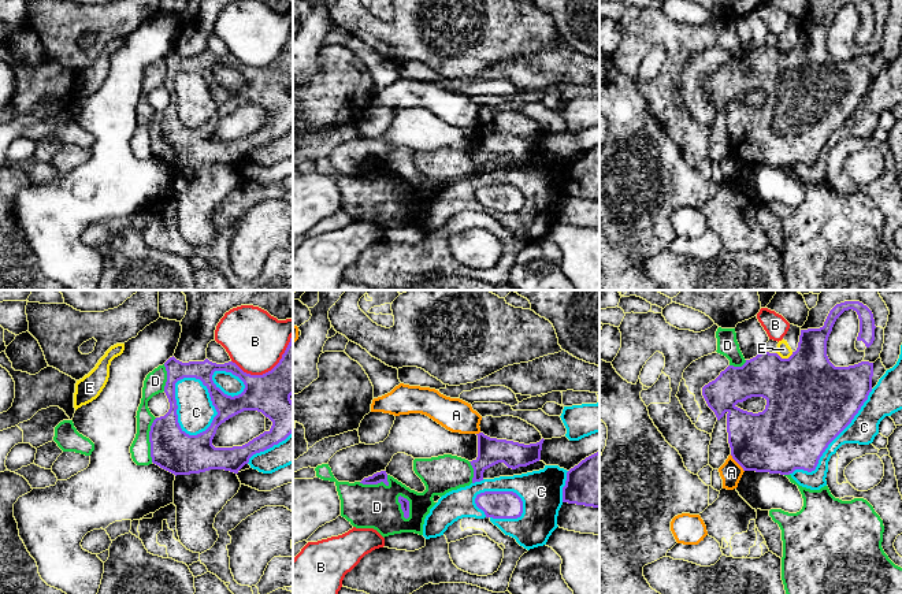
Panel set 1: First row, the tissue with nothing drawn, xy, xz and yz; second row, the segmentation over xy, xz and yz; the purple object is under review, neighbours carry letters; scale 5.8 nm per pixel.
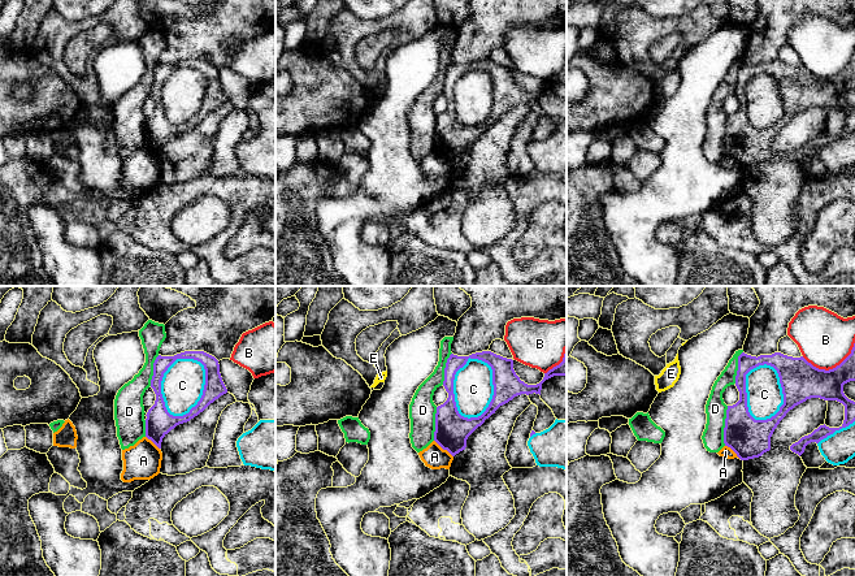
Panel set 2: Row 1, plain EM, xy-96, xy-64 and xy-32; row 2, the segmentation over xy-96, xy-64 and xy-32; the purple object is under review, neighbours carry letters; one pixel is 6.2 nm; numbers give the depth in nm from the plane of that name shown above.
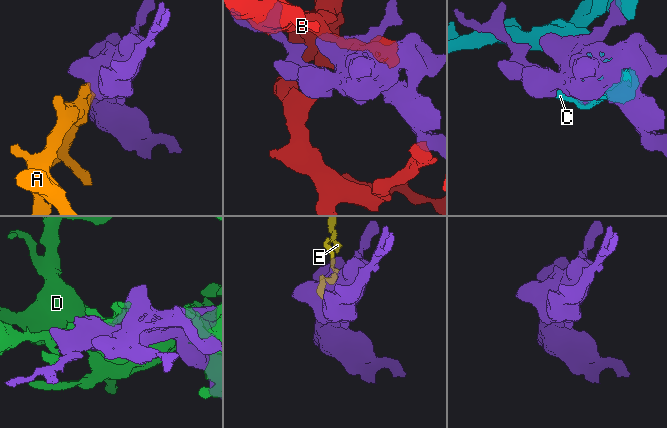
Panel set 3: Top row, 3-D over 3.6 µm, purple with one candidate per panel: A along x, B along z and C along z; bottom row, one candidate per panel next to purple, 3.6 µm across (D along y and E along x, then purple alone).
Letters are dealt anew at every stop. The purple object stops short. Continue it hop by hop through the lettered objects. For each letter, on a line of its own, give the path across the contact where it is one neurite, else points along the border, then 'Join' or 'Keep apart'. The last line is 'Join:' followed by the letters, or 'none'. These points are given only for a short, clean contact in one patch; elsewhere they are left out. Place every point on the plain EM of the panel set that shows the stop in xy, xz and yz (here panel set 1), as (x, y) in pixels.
A: Boundary: yz (730, 148), (743, 164). Keep apart
B: Keep apart
C: Keep apart
D: Keep apart
E: Keep apart
Join: none

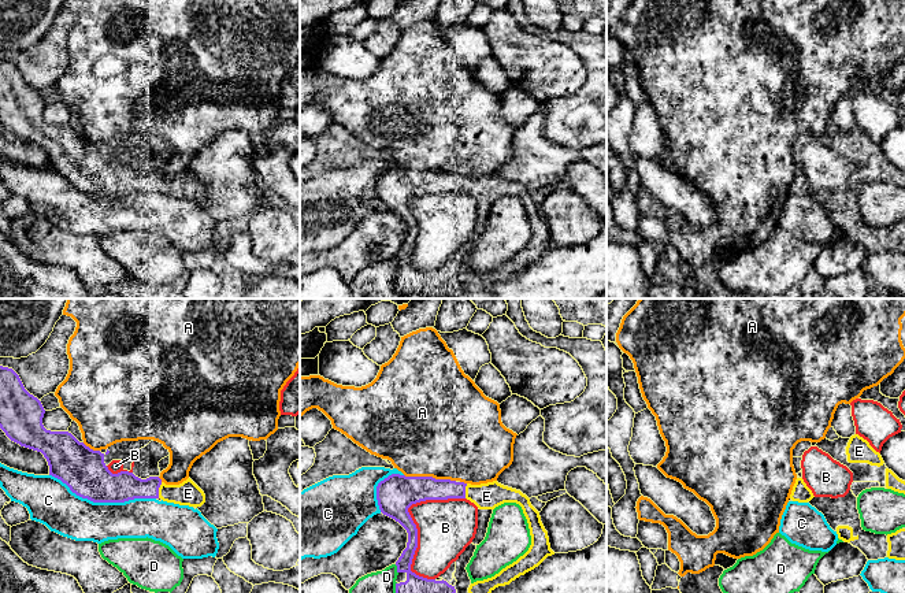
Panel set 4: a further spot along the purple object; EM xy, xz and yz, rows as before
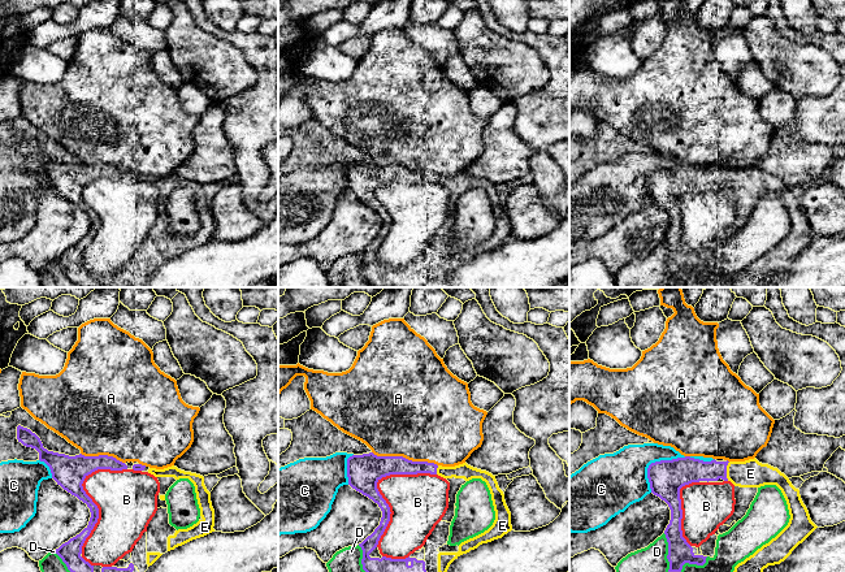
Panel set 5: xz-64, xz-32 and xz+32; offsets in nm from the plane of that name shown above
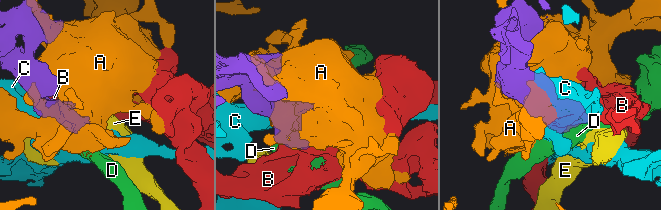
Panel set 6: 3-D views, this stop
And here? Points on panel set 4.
A: Keep apart
B: Keep apart
C: Keep apart
D: Keep apart
E: Join
Join: E

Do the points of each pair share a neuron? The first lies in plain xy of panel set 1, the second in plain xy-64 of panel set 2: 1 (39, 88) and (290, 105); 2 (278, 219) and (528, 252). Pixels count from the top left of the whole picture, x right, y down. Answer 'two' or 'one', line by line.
1: one
2: one

